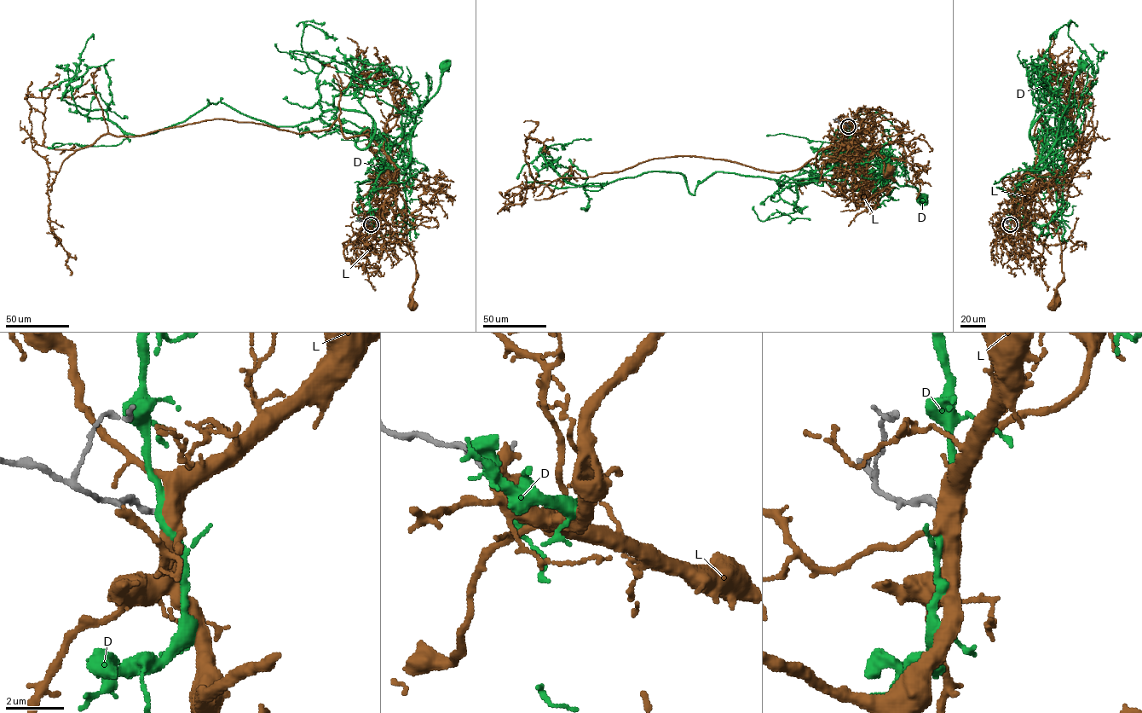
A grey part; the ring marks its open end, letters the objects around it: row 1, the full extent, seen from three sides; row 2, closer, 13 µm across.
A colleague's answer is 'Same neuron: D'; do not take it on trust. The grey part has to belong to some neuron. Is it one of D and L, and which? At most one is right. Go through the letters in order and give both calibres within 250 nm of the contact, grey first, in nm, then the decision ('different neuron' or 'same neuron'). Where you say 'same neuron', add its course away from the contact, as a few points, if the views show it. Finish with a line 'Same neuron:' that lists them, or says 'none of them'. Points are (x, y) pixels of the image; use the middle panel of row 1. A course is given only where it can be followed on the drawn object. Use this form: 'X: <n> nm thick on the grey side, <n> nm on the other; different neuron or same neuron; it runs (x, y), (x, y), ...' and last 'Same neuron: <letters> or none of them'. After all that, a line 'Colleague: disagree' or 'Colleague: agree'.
D: 170 nm thick on the grey side, 200 nm on the other; different neuron
L: 170 nm thick on the grey side, 550 nm on the other; same neuron; it runs (849, 127), (859, 132), (861, 138), (883, 159), (884, 176), (893, 179), (891, 169)
Same neuron: L
Colleague: disagree

